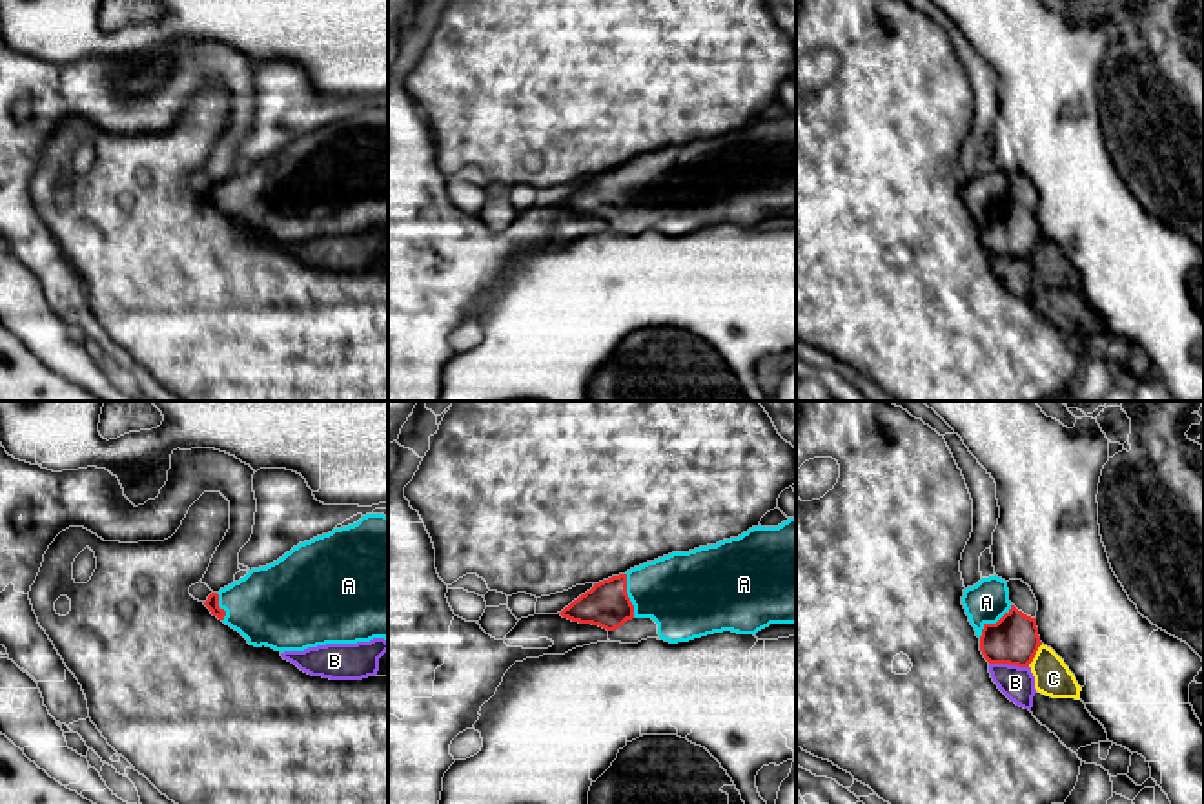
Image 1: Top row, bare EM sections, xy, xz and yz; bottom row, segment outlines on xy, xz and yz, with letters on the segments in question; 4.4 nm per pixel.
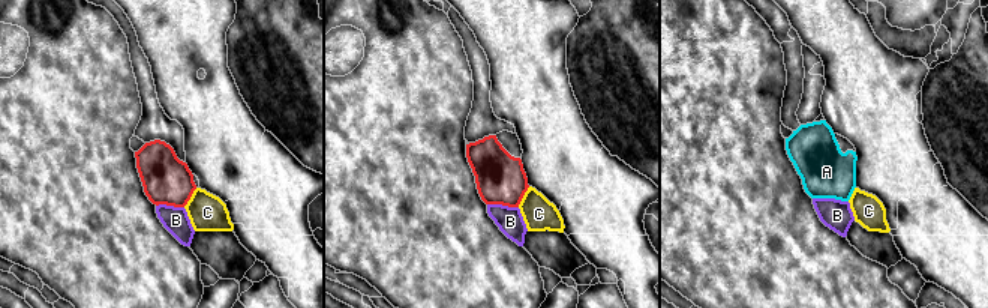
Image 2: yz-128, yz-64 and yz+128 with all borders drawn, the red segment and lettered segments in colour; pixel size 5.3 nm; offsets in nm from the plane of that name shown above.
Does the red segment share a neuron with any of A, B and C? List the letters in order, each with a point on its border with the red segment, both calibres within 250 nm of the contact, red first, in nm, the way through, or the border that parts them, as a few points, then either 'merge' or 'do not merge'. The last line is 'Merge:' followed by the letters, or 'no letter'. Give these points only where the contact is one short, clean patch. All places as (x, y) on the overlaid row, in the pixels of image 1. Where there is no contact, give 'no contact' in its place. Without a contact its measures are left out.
A: meets red in yz at (993, 624); 220 nm thick on the red side, 190 nm on the other; runs through yz (1013, 639), (993, 624), (986, 602); merge
B: meets red in yz at (1010, 664); 220 nm thick on the red side, 150 nm on the other; do not merge
C: meets red in yz at (1035, 653); 220 nm thick on the red side, 160 nm on the other; do not merge
Merge: A

